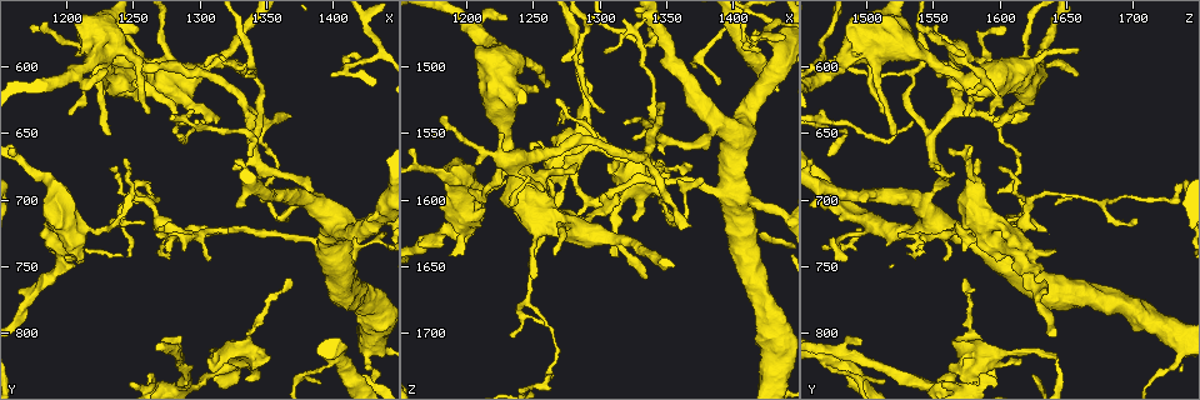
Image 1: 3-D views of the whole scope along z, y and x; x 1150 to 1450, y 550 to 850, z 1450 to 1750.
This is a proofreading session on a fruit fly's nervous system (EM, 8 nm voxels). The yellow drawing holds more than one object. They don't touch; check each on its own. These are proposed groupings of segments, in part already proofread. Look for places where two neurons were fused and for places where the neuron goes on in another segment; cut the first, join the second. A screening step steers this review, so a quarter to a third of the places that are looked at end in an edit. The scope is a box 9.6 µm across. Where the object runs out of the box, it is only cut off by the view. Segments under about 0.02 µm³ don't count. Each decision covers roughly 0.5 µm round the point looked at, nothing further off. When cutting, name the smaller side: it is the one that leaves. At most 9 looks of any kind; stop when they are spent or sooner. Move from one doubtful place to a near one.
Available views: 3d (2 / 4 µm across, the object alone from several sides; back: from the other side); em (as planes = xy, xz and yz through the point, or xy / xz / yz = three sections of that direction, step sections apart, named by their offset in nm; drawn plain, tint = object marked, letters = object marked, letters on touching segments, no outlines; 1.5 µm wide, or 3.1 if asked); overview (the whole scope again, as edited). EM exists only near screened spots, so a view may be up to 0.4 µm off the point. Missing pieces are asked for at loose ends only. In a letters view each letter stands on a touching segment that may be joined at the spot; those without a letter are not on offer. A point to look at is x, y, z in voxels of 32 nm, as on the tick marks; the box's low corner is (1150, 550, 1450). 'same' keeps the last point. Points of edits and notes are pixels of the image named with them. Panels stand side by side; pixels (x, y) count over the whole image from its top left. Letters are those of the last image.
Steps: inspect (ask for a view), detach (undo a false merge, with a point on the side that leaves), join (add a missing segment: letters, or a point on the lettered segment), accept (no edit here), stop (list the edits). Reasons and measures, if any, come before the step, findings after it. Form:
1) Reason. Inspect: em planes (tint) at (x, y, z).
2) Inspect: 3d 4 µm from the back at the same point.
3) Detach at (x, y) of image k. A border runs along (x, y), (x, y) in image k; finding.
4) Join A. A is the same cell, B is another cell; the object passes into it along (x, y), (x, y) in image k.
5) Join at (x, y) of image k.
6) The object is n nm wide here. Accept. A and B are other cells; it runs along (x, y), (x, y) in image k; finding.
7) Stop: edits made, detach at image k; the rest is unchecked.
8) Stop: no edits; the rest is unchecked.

Free end. Inspect: 3d 4 µm from the back at (1188, 740, 1640).

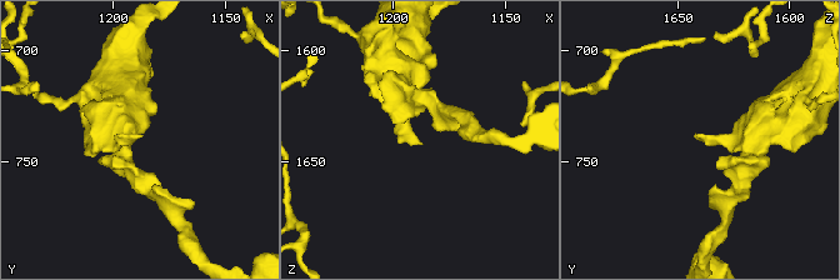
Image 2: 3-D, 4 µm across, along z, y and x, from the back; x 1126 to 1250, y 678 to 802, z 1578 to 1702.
Now the EM. Inspect: em planes (tint) at (1187, 737, 1642).

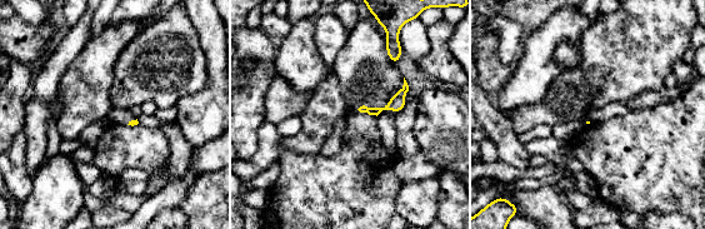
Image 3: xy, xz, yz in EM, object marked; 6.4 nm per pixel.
Inspect: em planes (letters) at the same point.

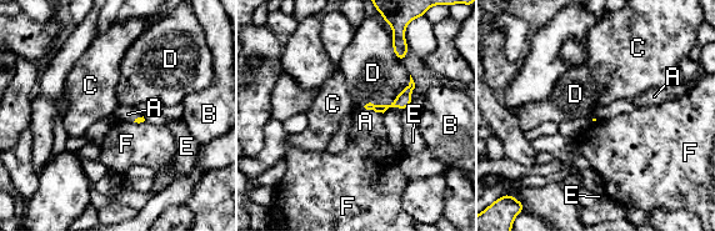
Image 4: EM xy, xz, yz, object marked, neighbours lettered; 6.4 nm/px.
Join A. A is the same cell, B, C, D, E and F are other cells; the object passes into it along (404, 99), (374, 110), (365, 121) in image 4; the neuron continues.

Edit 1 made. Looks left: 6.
Inspect: overview.

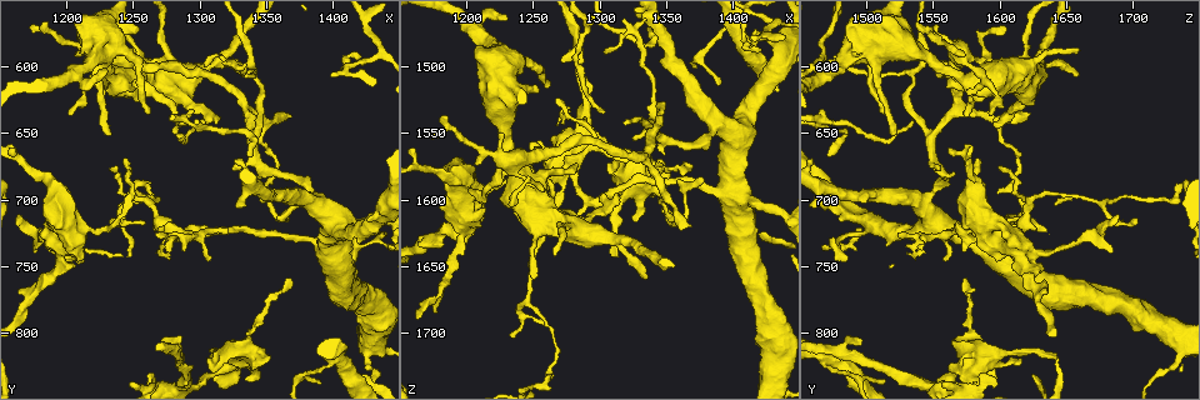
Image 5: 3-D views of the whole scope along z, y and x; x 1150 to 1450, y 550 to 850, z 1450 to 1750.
Thick turns thin. Inspect: 3d 4 µm at (1256, 596, 1592).

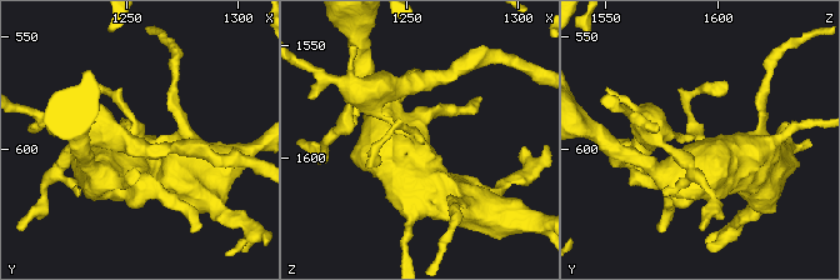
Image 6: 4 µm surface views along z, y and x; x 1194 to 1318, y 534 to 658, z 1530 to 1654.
Inspect: em planes (letters) at the same point.

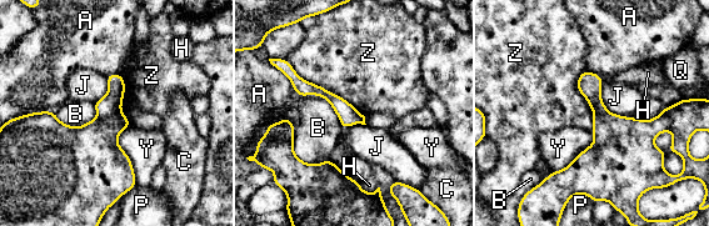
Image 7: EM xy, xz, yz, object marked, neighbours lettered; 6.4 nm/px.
The longest contact is with Z, 650 nm. Detach at (91, 150) of image 7. A, B, C, H, J, P, Q, Y and Z are other cells; a border runs along (119, 110), (98, 117) in image 7; two neurons meet here.

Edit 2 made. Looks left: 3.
Inspect: overview.

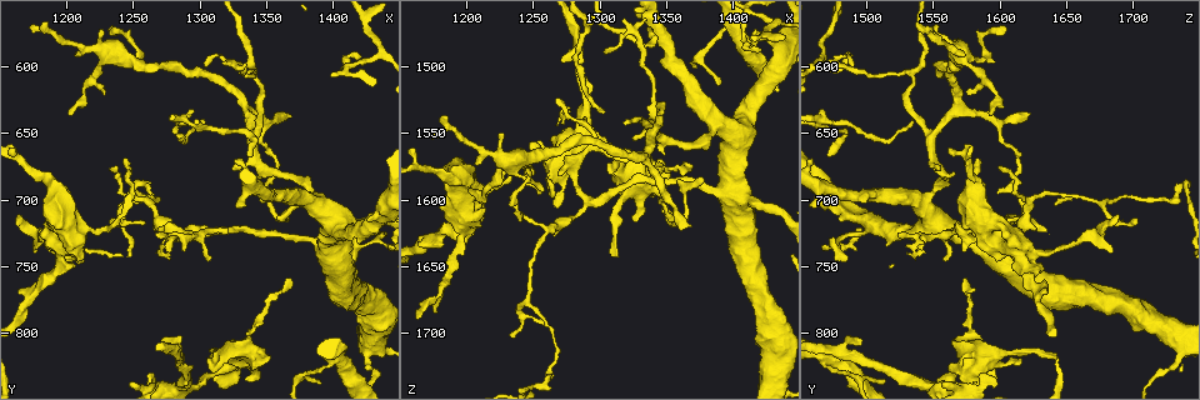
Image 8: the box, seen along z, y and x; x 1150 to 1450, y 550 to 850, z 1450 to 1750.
Thin end. Inspect: 3d 2 µm at (1204, 638, 1594).

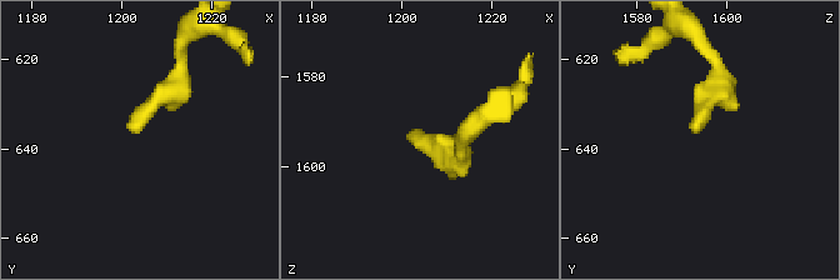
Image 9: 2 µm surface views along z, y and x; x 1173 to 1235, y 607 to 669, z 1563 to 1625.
Need the tissue. Inspect: em planes (letters) at (1202, 636, 1593).

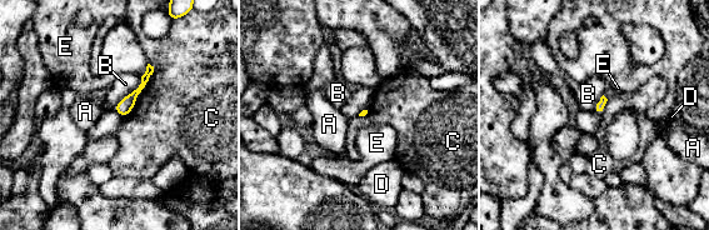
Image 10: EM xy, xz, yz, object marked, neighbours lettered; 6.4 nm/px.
Accept. A, B, C, D and E are other cells; a border runs along (149, 63), (153, 74), (124, 118) in image 10; none of them fits.

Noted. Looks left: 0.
Stop: edits made, join at image 4, detach at image 7; the rest is unchecked.

